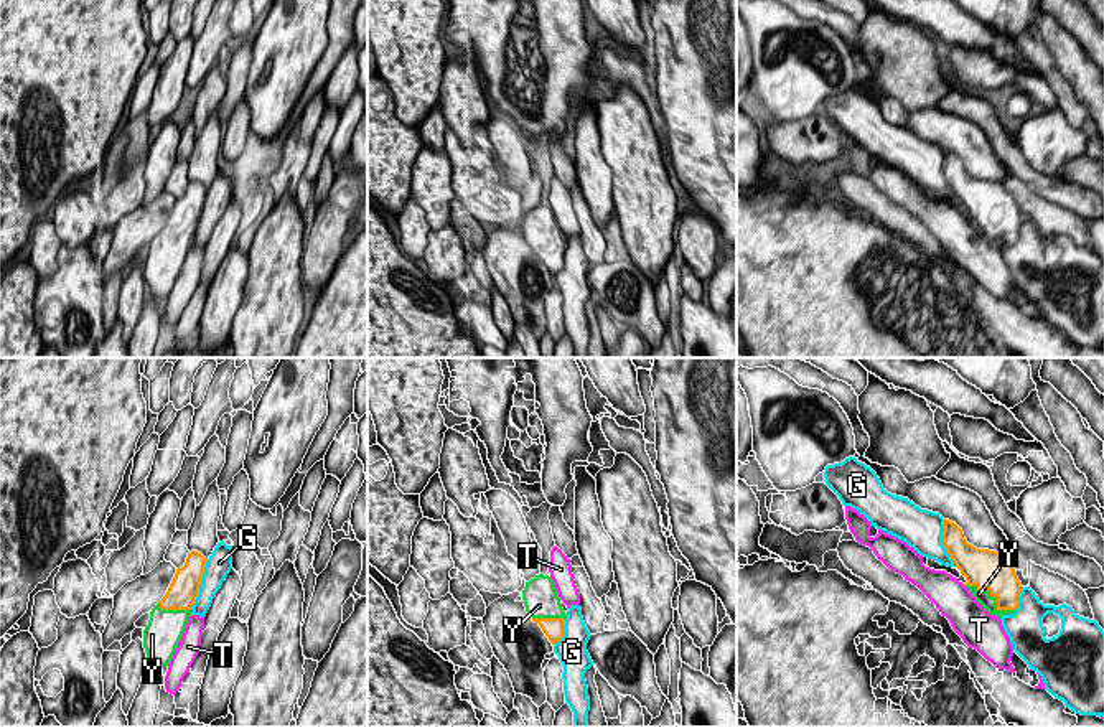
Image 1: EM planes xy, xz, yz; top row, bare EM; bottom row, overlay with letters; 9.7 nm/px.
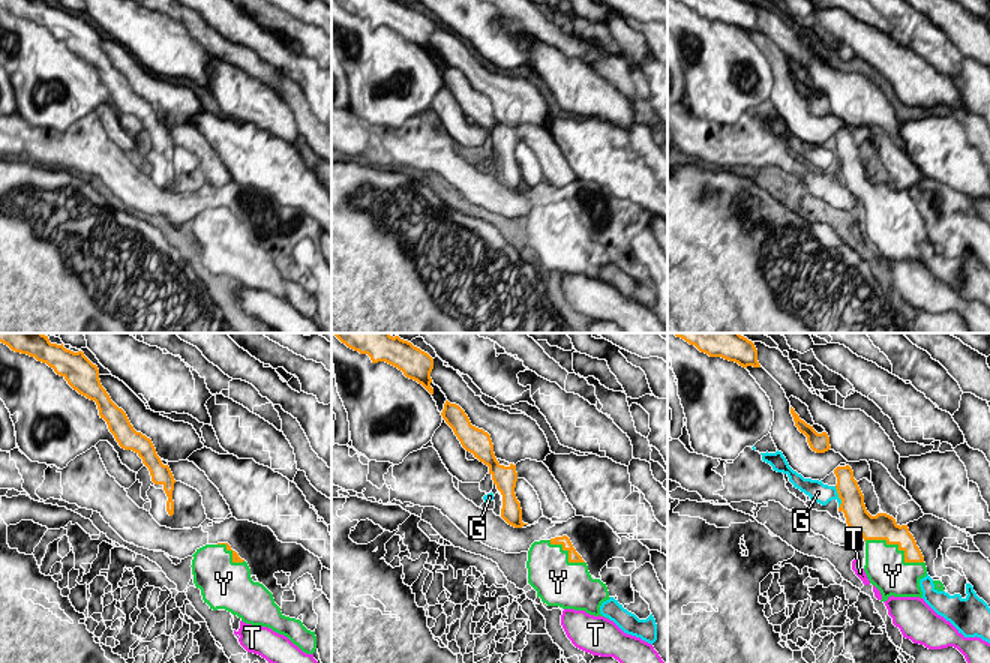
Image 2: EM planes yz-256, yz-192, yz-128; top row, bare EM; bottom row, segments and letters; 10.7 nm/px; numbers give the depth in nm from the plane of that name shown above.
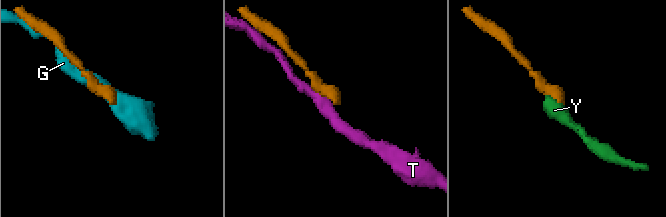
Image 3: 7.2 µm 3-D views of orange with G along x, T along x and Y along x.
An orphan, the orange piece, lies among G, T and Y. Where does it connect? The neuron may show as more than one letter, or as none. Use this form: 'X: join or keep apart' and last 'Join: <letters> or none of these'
G: keep apart
T: keep apart
Y: join
Join: Y

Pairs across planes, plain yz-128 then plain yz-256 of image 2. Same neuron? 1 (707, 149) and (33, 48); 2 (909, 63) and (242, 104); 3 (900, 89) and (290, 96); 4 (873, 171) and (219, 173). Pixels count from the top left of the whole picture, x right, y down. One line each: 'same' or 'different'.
1: different
2: same
3: different
4: different

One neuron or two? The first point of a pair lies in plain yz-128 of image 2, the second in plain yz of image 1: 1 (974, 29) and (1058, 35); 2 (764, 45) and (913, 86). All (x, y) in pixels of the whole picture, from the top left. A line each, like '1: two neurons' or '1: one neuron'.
1: two neurons
2: two neurons

